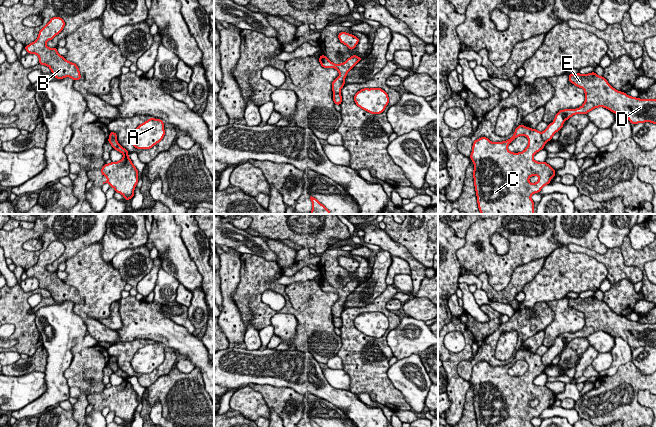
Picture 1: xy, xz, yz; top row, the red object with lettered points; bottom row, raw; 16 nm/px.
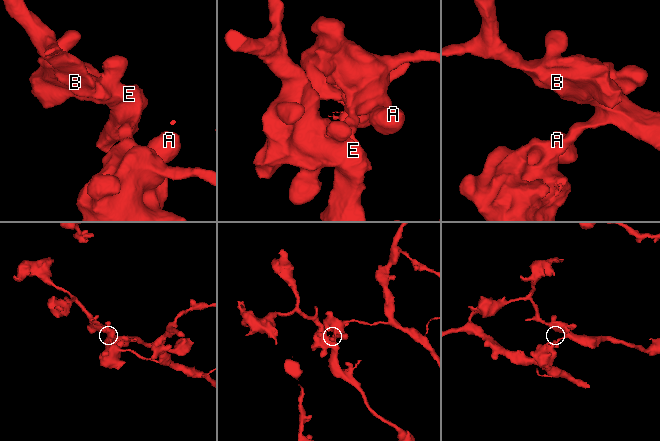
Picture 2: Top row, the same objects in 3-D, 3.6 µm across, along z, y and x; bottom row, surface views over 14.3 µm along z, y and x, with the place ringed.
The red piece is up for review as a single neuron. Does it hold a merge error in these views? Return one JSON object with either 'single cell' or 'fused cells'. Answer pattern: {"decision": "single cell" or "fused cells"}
{"decision": "fused cells"}

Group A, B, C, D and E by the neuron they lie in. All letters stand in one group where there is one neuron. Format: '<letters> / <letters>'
A C / B D E

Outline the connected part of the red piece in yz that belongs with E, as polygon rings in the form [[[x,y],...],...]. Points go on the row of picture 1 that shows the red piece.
[[[595,72],[569,74],[569,82],[585,92],[585,102],[574,110],[560,110],[547,128],[541,133],[543,140],[550,141],[565,120],[575,114],[587,114],[598,107],[609,109],[614,114],[623,114],[631,124],[650,122],[656,124],[656,99],[639,99],[613,88],[608,81]]]

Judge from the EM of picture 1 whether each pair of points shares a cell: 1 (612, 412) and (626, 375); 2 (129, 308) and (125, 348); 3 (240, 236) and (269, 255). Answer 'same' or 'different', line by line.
1: same
2: different
3: same

